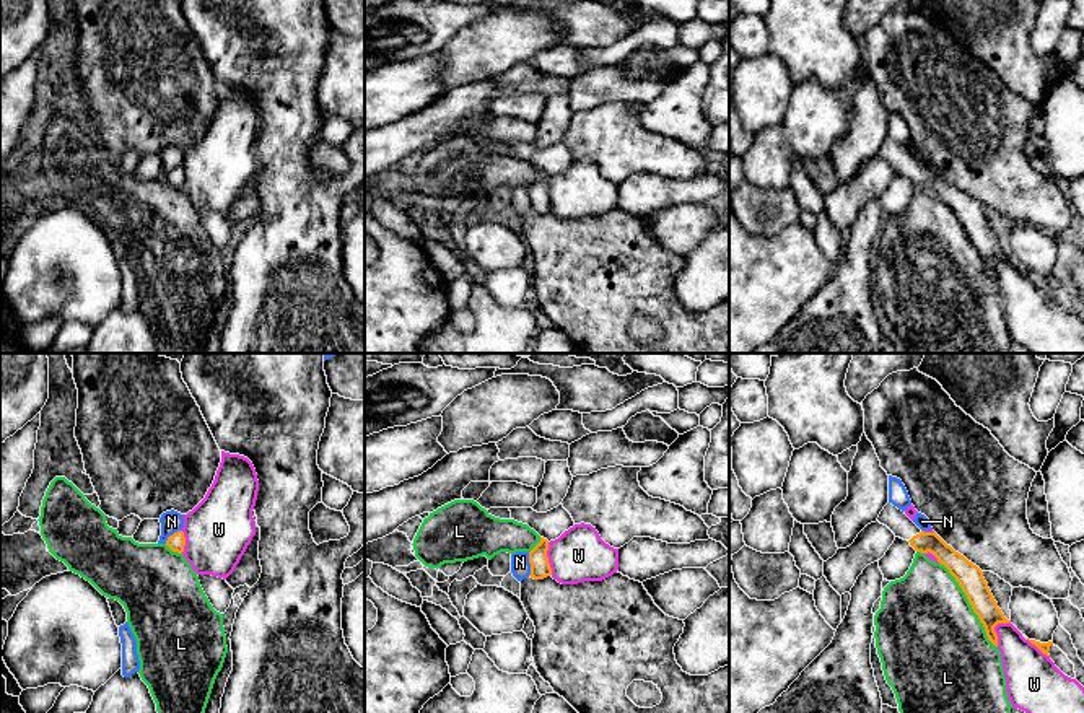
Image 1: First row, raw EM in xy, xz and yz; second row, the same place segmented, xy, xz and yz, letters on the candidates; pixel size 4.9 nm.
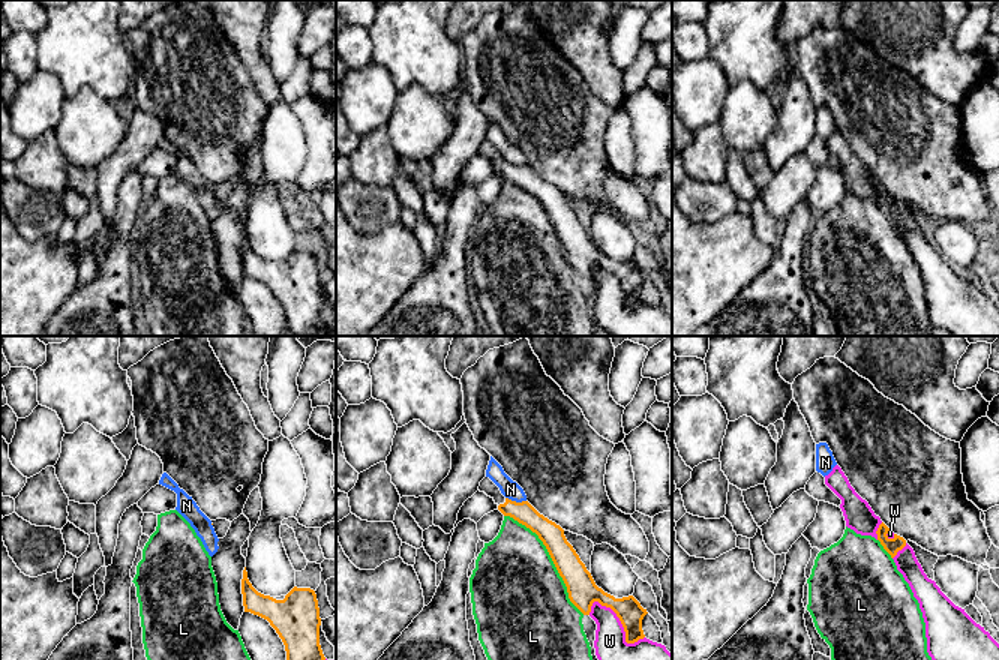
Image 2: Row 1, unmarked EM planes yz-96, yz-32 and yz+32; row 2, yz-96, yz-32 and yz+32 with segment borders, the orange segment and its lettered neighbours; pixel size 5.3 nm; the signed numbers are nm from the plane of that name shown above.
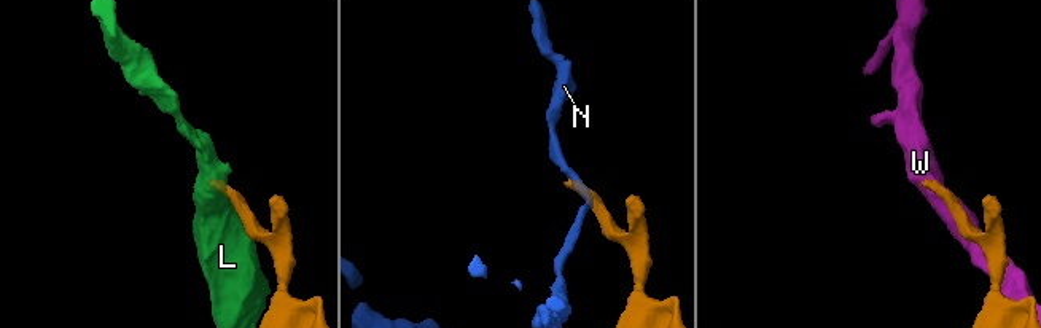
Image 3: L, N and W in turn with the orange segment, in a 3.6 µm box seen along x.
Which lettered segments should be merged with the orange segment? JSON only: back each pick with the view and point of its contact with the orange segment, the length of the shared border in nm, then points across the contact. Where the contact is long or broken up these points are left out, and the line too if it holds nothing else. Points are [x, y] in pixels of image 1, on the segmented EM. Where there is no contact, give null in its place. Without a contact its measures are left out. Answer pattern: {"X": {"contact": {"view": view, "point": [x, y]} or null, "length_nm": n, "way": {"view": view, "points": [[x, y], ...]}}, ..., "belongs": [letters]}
{"belongs": []}

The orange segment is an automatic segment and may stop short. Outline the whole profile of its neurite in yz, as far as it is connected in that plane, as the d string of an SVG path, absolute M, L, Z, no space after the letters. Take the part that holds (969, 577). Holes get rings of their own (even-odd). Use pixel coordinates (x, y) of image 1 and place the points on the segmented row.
M892 503L884 506L877 521L887 526L895 537L908 540L916 552L933 553L938 562L949 570L983 623L988 640L998 646L994 627L998 623L1009 623L1011 620L1008 620L998 607L988 583L983 578L983 571L947 545L936 532L921 531L905 511Z

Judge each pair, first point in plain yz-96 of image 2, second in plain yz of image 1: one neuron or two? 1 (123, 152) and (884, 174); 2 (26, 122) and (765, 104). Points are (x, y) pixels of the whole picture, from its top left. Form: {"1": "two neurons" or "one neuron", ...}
{"1": "two neurons", "2": "one neuron"}

